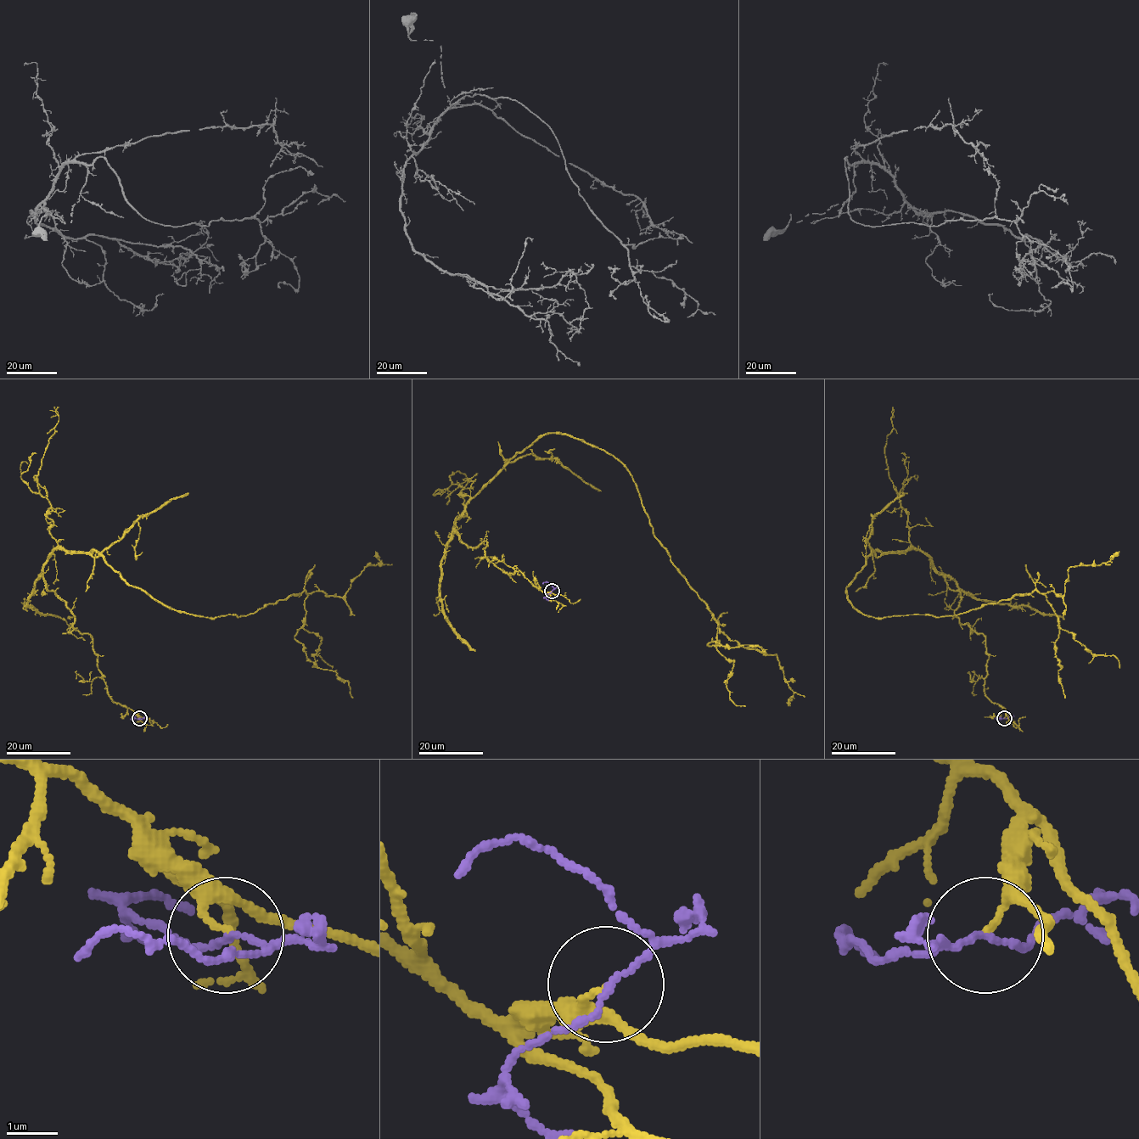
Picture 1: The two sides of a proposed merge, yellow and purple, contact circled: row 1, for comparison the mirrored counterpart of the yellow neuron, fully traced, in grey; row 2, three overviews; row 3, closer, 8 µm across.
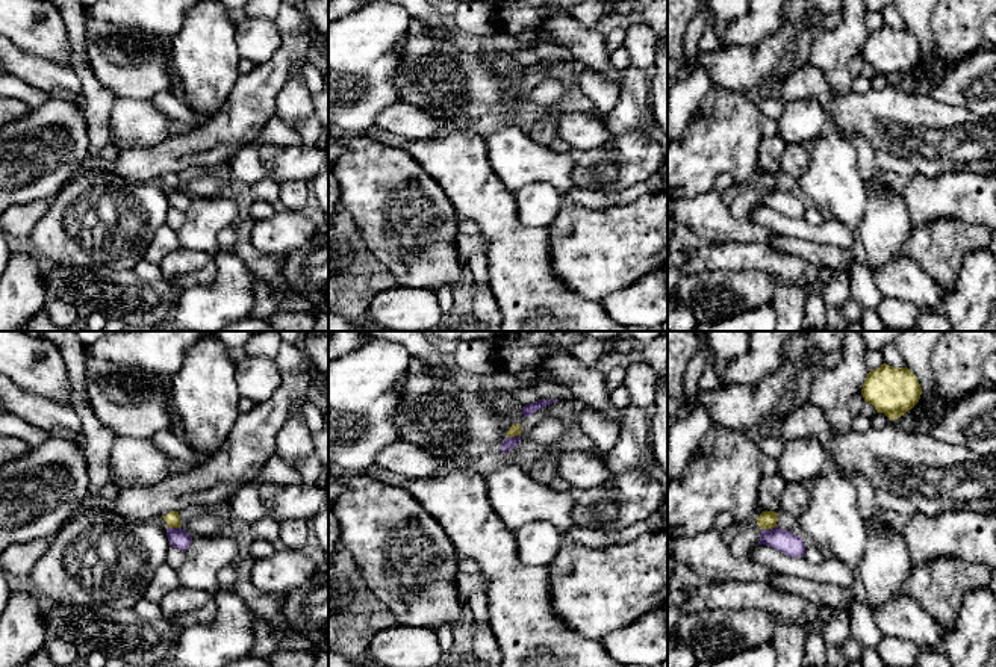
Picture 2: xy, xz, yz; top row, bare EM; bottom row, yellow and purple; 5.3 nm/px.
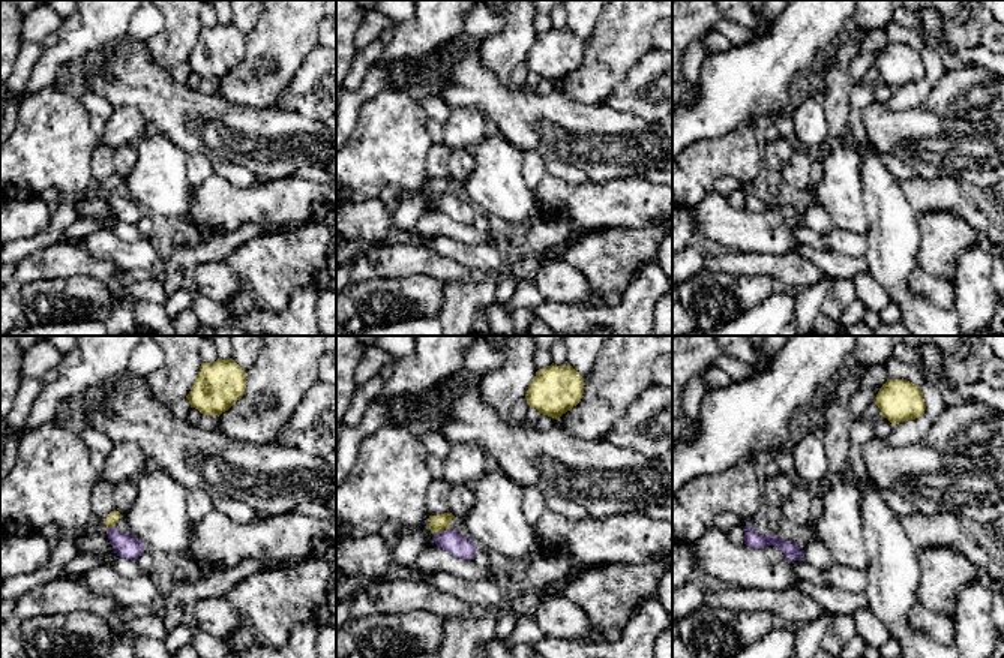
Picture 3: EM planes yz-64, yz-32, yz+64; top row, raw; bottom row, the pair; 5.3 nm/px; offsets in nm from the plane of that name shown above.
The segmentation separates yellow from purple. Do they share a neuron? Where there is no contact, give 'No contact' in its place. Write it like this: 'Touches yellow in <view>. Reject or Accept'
Touches yellow in yz. Reject

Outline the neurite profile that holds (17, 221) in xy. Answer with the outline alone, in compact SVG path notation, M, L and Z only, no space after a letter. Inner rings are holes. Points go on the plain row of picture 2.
M39 200L29 204L9 207L0 216L0 231L11 237L29 236L35 224L45 215L51 206L51 200Z

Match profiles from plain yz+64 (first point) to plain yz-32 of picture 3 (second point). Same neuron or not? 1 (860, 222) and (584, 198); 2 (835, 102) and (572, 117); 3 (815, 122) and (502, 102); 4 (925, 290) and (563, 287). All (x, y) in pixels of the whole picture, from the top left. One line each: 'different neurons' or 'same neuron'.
1: different neurons
2: different neurons
3: different neurons
4: same neuron

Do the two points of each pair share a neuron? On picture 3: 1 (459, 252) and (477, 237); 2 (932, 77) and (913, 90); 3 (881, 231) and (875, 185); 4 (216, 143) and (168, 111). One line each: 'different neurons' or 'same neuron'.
1: different neurons
2: same neuron
3: same neuron
4: same neuron

